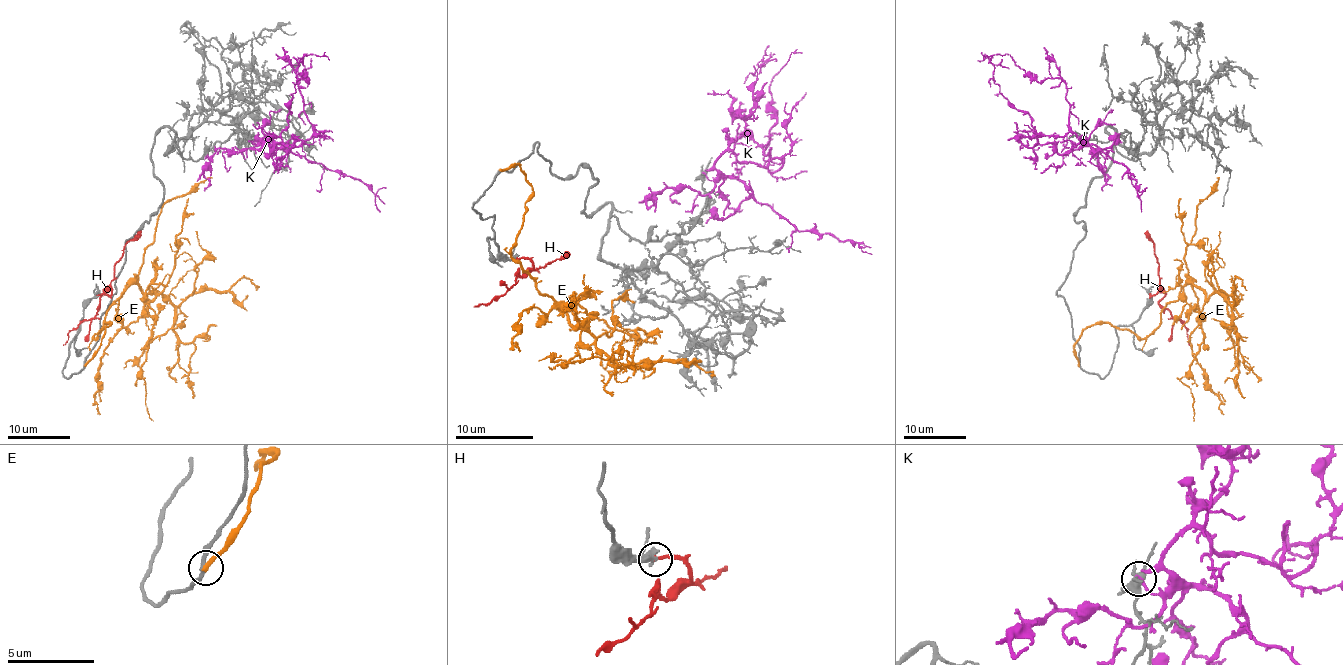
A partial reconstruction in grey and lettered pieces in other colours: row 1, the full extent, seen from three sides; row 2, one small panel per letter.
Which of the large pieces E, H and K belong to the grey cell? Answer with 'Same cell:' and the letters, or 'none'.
Same cell: H

